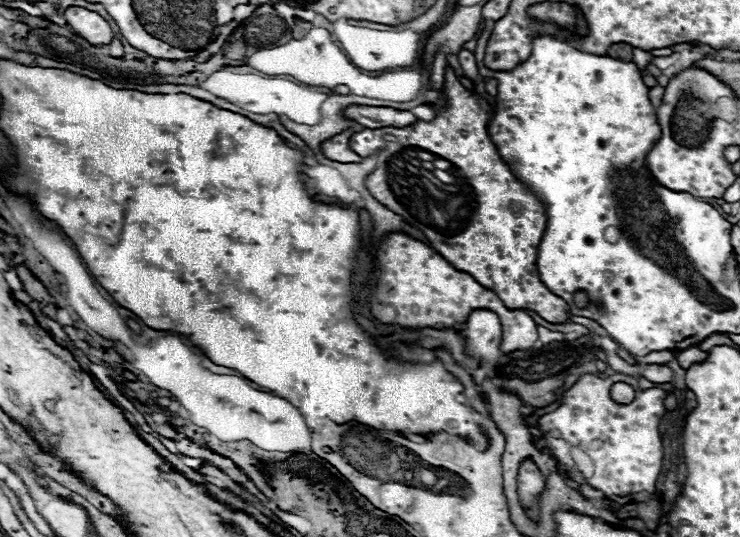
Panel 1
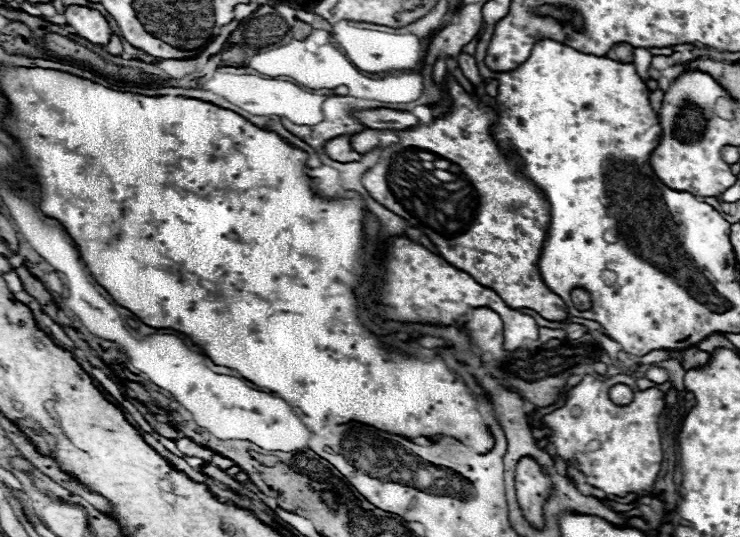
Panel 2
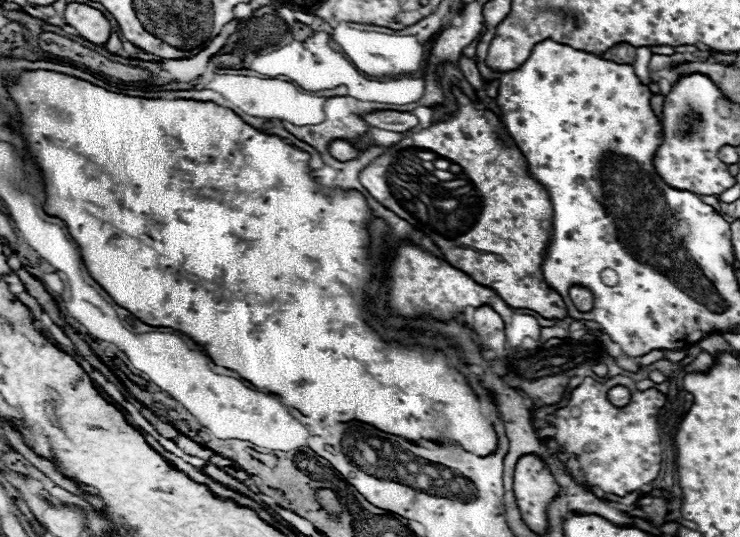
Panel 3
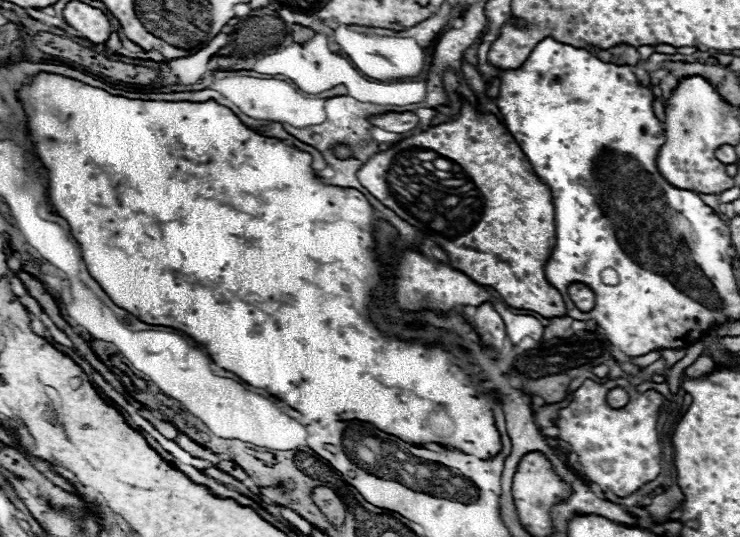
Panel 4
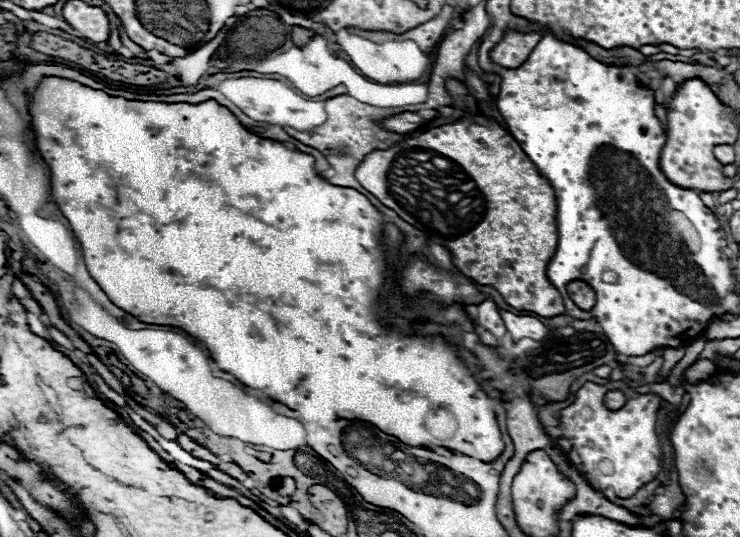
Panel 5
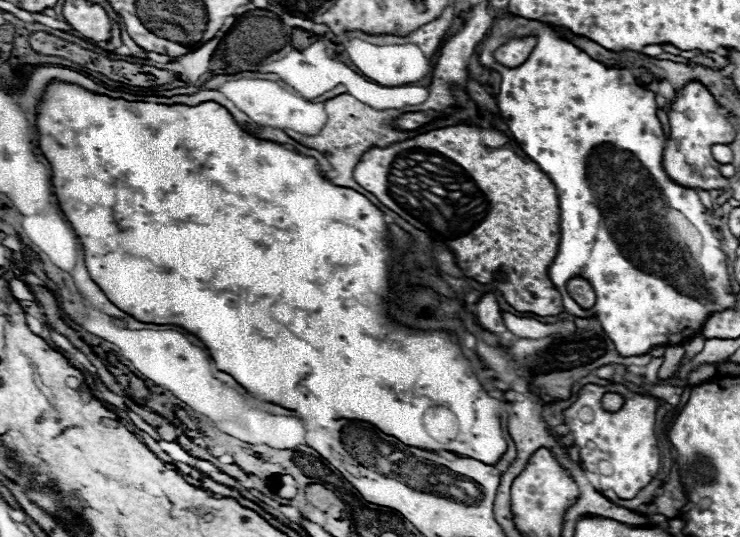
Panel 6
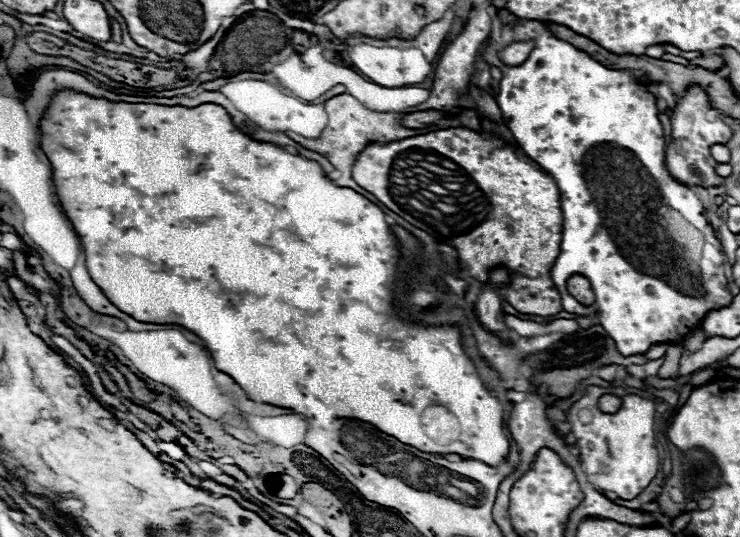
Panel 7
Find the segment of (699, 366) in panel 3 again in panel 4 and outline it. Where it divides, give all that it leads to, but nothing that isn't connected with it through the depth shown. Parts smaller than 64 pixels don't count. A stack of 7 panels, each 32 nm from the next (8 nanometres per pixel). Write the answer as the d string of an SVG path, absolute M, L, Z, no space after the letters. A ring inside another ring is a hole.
M700 354L698 360L684 370L684 376L704 376L704 374L708 374L712 370L714 370L714 360L710 356L706 356L706 354Z

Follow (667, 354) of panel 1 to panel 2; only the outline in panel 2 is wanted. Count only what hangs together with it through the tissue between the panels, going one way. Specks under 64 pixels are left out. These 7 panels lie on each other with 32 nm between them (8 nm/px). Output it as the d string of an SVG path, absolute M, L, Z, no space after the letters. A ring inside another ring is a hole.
M654 350L654 352L648 352L646 356L640 356L640 364L658 364L662 360L668 360L670 354L666 350Z

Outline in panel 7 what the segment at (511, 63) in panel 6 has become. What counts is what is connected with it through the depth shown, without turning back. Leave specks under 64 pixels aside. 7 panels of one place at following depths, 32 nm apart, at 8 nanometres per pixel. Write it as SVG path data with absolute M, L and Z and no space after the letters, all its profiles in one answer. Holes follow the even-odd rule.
M532 41L512 43L498 54L498 58L508 66L517 66L526 60L533 47Z

